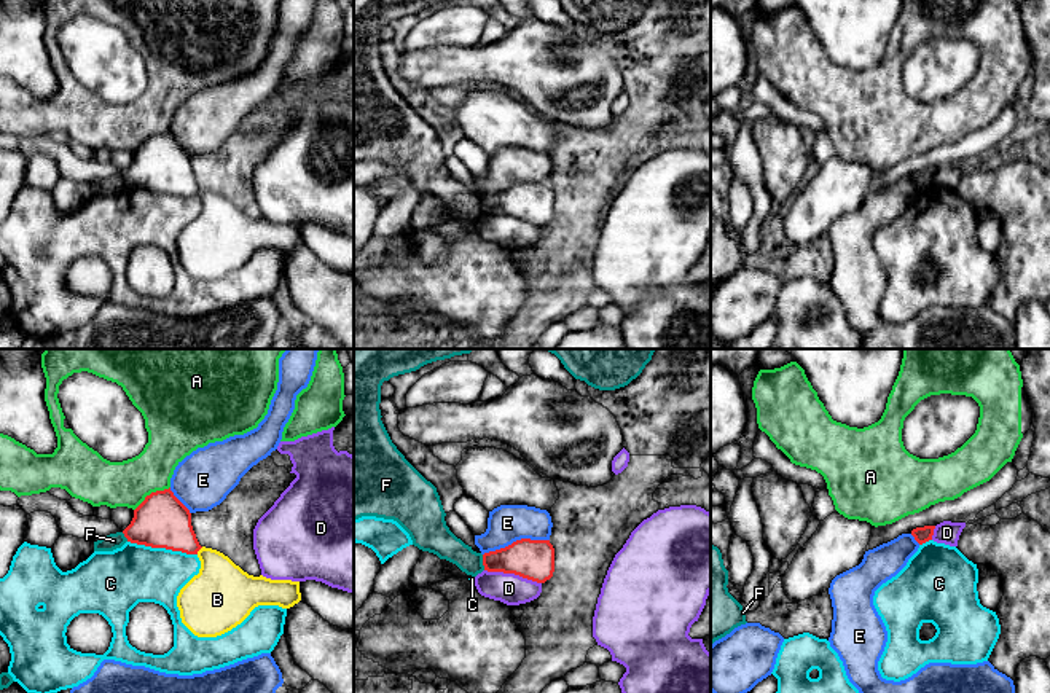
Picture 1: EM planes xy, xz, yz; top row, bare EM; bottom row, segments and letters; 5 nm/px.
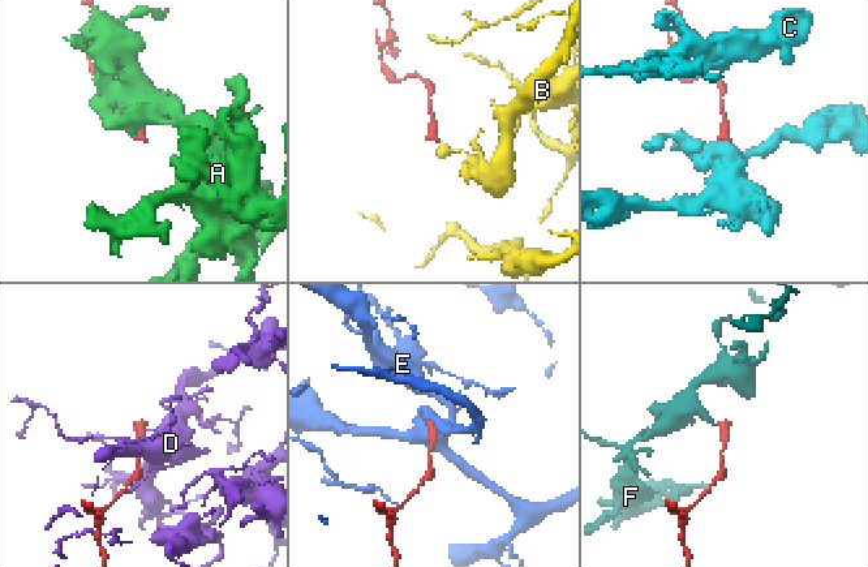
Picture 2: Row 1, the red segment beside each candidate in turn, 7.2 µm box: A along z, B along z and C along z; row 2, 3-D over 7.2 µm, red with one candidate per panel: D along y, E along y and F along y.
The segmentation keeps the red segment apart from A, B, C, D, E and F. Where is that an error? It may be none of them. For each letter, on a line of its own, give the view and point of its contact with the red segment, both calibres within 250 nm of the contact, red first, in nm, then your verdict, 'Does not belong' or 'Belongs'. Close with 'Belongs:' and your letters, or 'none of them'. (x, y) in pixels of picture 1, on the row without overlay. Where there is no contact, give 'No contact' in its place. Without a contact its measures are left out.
A: Touches red at xy (152, 136). Thickness 280 nm (red) against 220 nm. Does not belong
B: Touches red at xy (199, 191). Thickness 280 nm (red) against 300 nm. Belongs
C: Touches red at xy (163, 190). Thickness 280 nm (red) against 300 nm. Does not belong
D: Touches red at xz (513, 215). Thickness 200 nm (red) against 160 nm. Does not belong
E: Touches red at xz (517, 184). Thickness 200 nm (red) against 190 nm. Does not belong
F: Touches red at xz (483, 206). Thickness 200 nm (red) against 150 nm. Does not belong
Belongs: B

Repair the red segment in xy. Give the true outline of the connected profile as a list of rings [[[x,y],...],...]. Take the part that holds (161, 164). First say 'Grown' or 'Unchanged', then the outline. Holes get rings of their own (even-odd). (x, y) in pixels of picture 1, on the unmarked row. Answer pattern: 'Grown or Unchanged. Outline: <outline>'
Grown. Outline: [[[170,131],[147,139],[123,177],[131,186],[199,201],[199,217],[177,239],[182,266],[198,280],[231,274],[258,249],[290,252],[301,244],[300,225],[249,218],[223,196],[201,190],[190,153]]]

